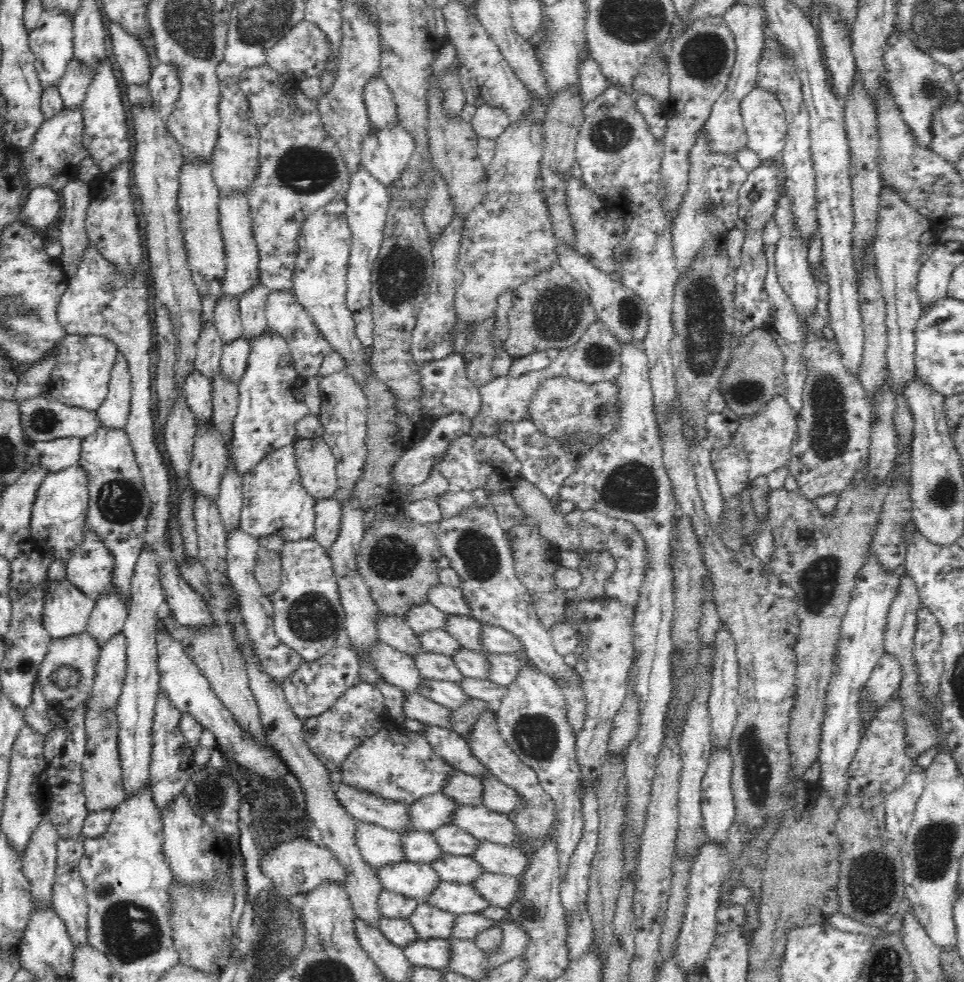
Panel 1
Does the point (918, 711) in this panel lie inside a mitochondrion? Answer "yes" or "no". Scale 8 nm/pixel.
yes

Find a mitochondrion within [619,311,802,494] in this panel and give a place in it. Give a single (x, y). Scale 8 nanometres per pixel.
(745, 392)

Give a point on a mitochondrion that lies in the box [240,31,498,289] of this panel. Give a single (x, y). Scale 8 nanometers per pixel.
(307, 170)

